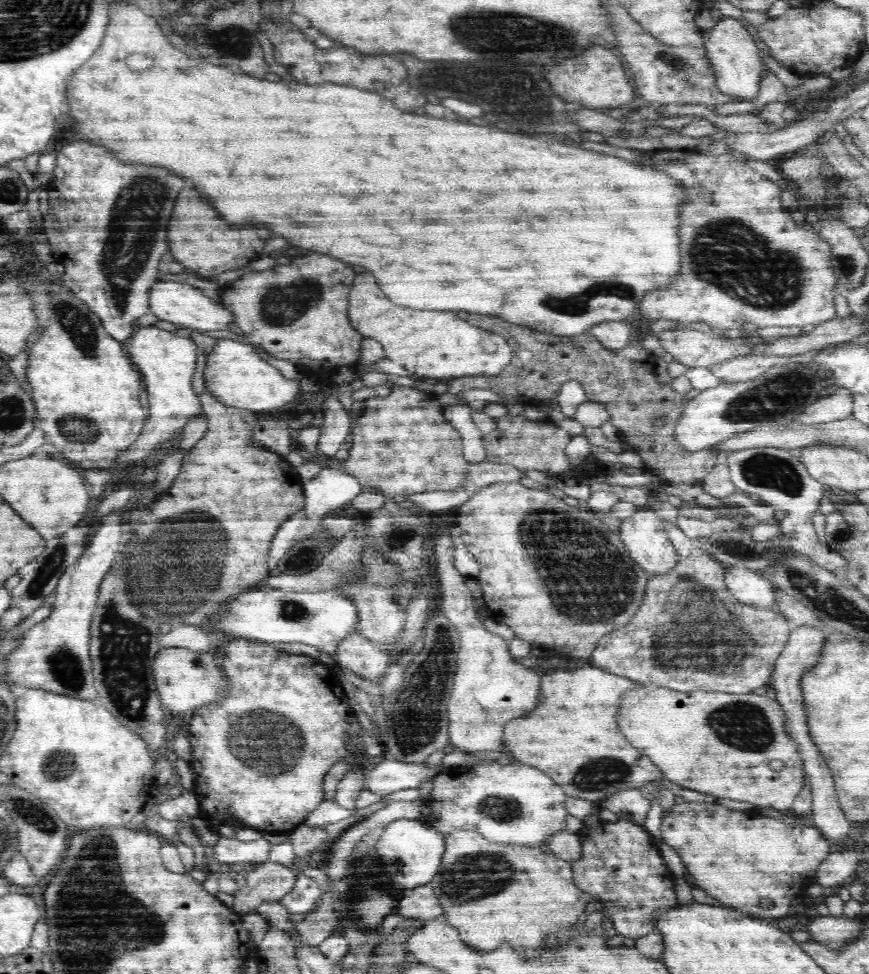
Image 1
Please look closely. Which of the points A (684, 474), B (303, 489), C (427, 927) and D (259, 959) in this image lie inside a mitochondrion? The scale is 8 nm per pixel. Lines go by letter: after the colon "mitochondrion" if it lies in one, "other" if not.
A: other
B: other
C: other
D: other

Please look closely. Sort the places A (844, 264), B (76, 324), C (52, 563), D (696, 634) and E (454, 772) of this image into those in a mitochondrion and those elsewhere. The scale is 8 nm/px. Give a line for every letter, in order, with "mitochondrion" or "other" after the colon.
A: mitochondrion
B: mitochondrion
C: mitochondrion
D: mitochondrion
E: other

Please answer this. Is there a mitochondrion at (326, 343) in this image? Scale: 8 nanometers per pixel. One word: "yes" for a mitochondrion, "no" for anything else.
no

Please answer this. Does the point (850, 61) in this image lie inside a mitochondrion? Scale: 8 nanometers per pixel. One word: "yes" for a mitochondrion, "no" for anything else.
no

